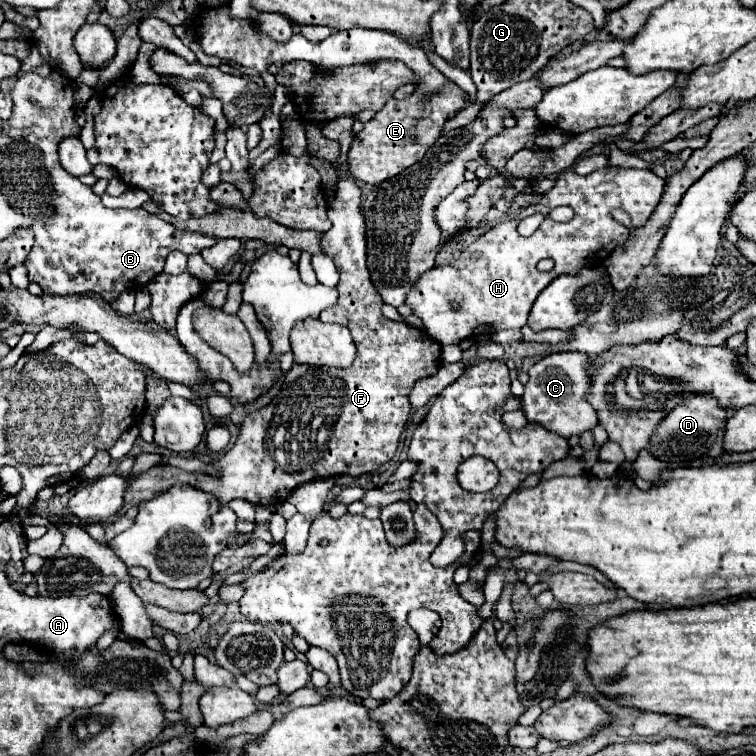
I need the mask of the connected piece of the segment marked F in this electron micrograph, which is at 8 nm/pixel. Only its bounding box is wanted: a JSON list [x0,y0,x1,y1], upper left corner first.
[124,162,442,506]

